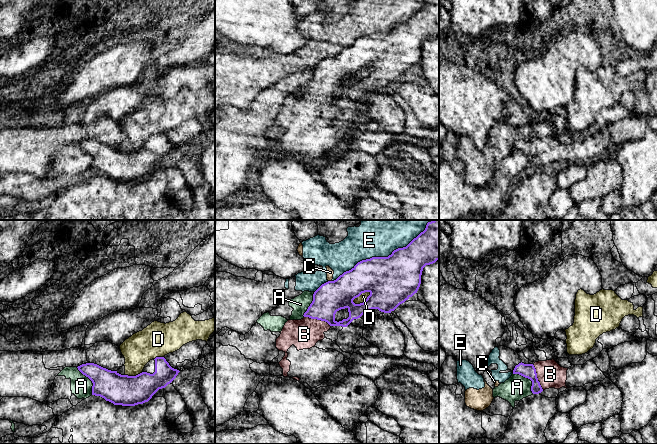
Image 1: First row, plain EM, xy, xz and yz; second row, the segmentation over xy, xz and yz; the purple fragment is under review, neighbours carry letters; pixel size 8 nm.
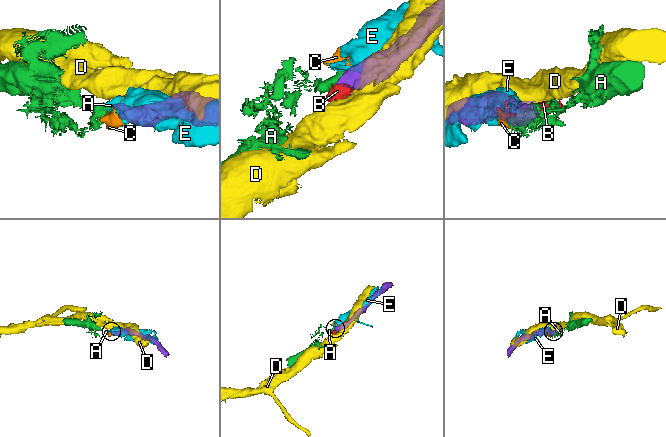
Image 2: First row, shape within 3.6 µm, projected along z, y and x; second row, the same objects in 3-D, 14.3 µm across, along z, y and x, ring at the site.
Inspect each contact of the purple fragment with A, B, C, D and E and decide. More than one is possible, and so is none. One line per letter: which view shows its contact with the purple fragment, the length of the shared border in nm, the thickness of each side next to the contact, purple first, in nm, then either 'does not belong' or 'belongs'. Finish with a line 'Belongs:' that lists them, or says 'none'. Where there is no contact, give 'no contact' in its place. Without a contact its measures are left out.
A: yz | 240 nm | 110/200 nm | does not belong
B: xz | 240 nm | 260/240 nm | belongs
C: xz | 30 nm | 260/60 nm | does not belong
D: xz | 170 nm | 380/60 nm | does not belong
E: xz | 900 nm | 380/280 nm | does not belong
Belongs: B

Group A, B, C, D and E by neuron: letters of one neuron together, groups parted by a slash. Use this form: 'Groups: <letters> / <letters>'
Groups: A / B / C E / D

